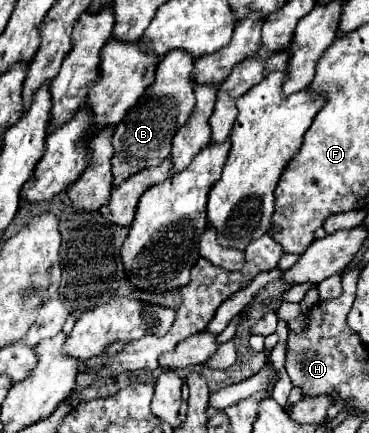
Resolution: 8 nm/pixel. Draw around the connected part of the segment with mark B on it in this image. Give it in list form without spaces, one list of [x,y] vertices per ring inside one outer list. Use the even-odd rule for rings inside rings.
[[[172,50],[164,56],[164,60],[158,64],[156,80],[148,86],[146,94],[138,100],[138,104],[124,116],[120,124],[116,124],[114,130],[114,186],[124,180],[124,176],[130,176],[132,172],[138,172],[140,168],[150,168],[160,164],[170,154],[170,142],[172,136],[180,130],[182,124],[192,114],[194,108],[194,58],[184,50]]]

